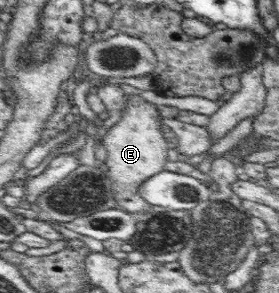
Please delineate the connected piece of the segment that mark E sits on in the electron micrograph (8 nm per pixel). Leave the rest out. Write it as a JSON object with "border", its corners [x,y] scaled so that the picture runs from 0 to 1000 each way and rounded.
{"border":[[[462,321],[455,358],[437,379],[437,410],[405,423],[373,461],[366,491],[384,512],[373,573],[384,577],[398,621],[405,676],[427,706],[487,737],[541,720],[541,703],[498,662],[509,625],[591,577],[599,546],[599,474],[577,444],[577,386],[556,355],[516,341],[498,324]]]}

